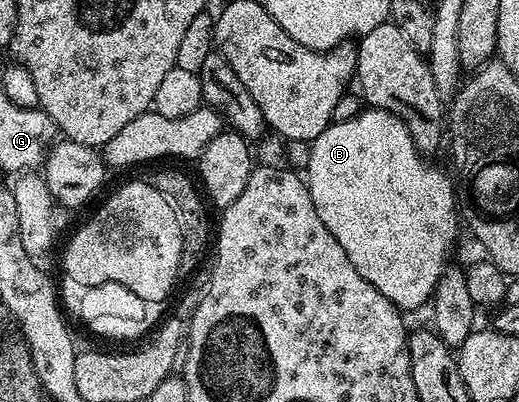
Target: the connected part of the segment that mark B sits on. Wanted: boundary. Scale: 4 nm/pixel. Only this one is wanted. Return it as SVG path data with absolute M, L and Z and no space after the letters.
M363 109L359 115L352 117L352 121L331 122L330 126L324 129L324 133L320 133L320 137L316 137L309 147L310 160L306 163L304 178L306 188L309 189L312 197L312 205L316 205L316 213L320 213L320 221L324 221L328 233L332 233L332 237L336 237L336 241L340 241L340 249L344 249L344 253L348 253L348 261L352 261L352 265L356 265L356 273L360 273L360 277L364 277L364 281L368 281L368 285L380 289L380 293L384 293L384 297L388 297L388 301L392 301L403 312L414 311L417 307L424 306L425 303L427 306L441 279L442 270L448 264L446 254L449 253L450 246L458 239L460 204L456 194L455 180L449 179L438 167L426 167L425 161L422 160L425 159L423 152L419 151L418 146L412 141L410 130L404 125L404 121L400 121L400 117L387 111Z

